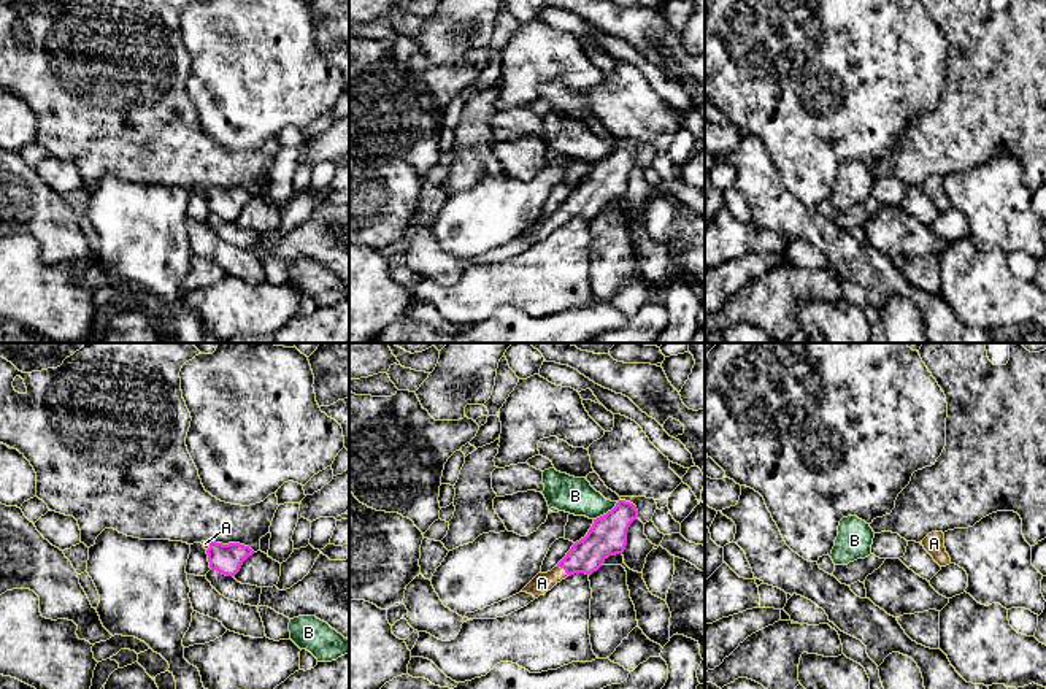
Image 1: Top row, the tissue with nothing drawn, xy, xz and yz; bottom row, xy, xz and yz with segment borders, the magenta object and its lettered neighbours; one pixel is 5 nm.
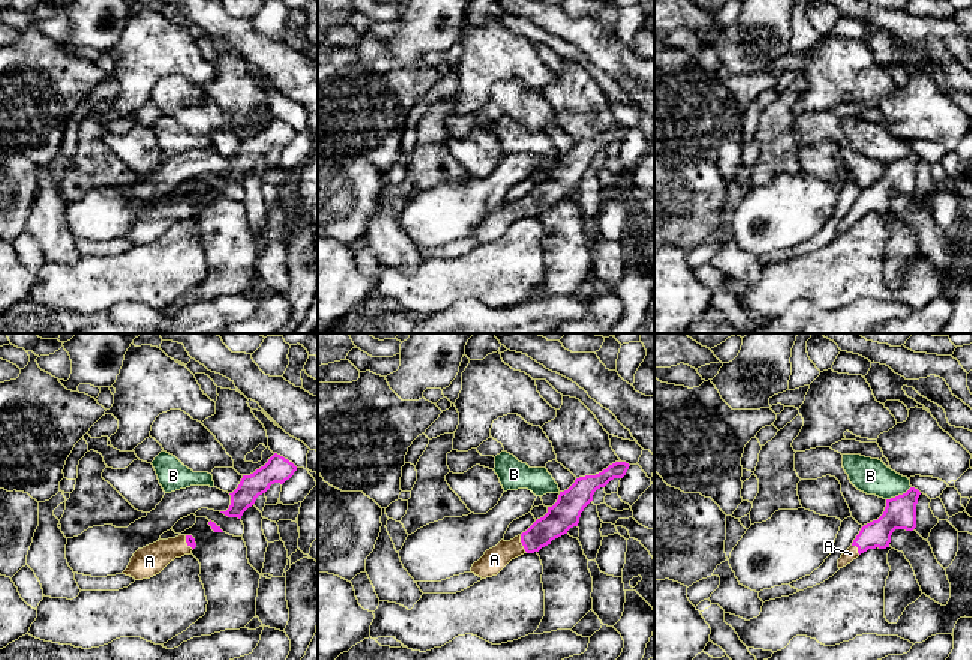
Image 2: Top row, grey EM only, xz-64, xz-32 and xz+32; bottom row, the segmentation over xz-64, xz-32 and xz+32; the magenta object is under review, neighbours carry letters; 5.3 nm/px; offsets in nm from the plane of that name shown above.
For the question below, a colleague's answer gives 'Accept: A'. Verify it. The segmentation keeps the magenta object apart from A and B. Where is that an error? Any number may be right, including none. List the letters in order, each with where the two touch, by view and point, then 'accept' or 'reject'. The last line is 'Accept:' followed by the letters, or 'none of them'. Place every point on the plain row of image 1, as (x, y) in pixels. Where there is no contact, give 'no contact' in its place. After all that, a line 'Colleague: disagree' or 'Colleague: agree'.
A: meets magenta in xz at (564, 213); accept
B: meets magenta in xz at (607, 157); reject
Accept: A
Colleague: agree

